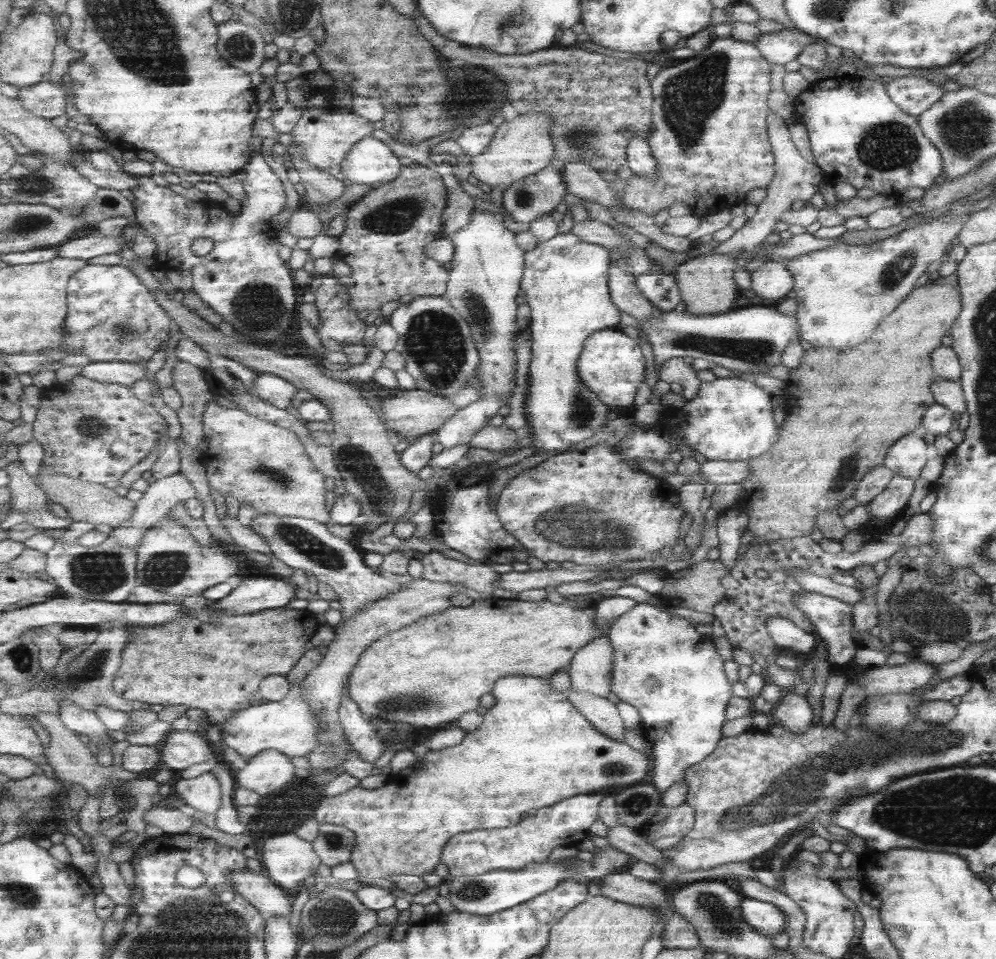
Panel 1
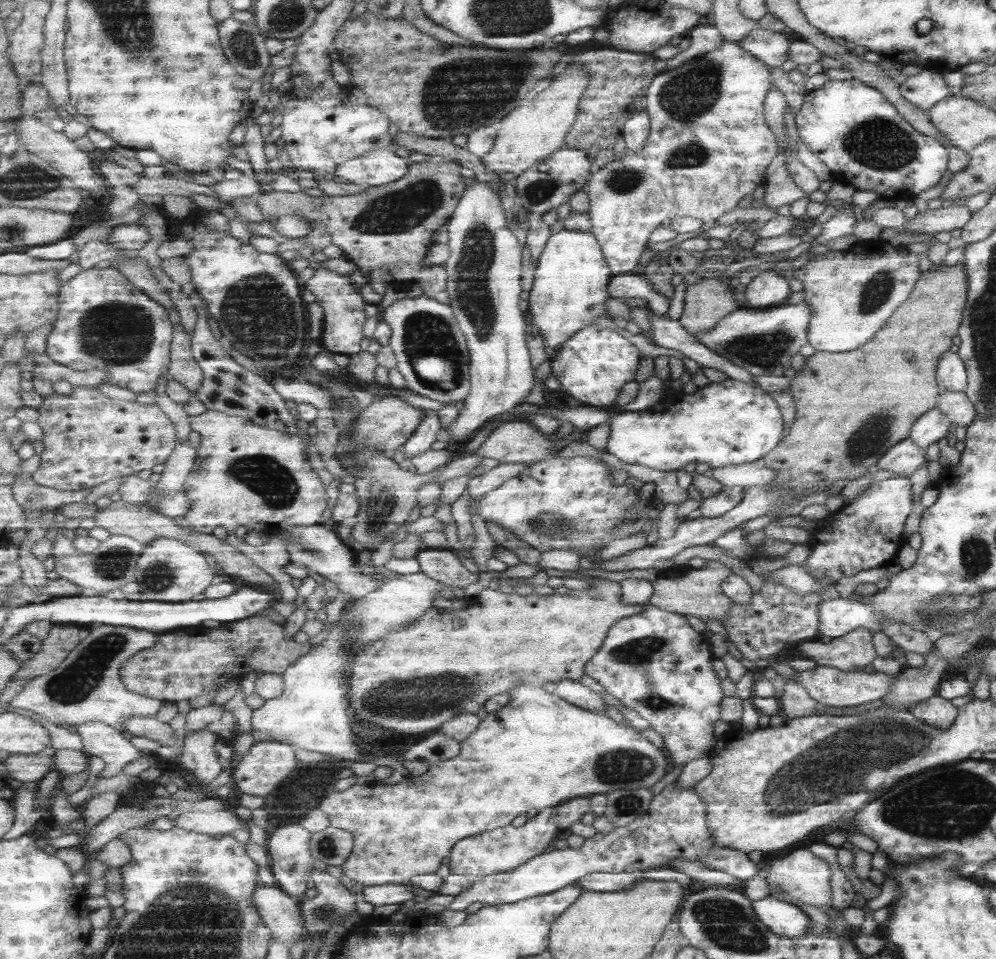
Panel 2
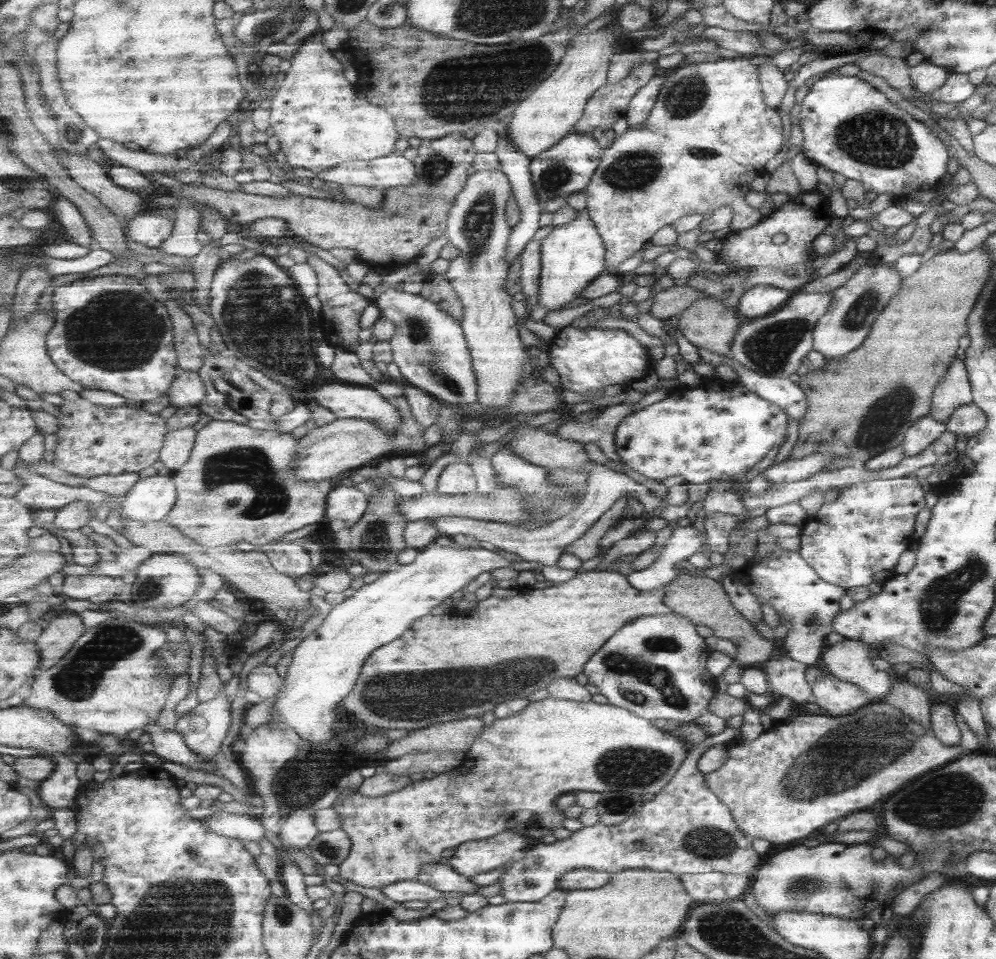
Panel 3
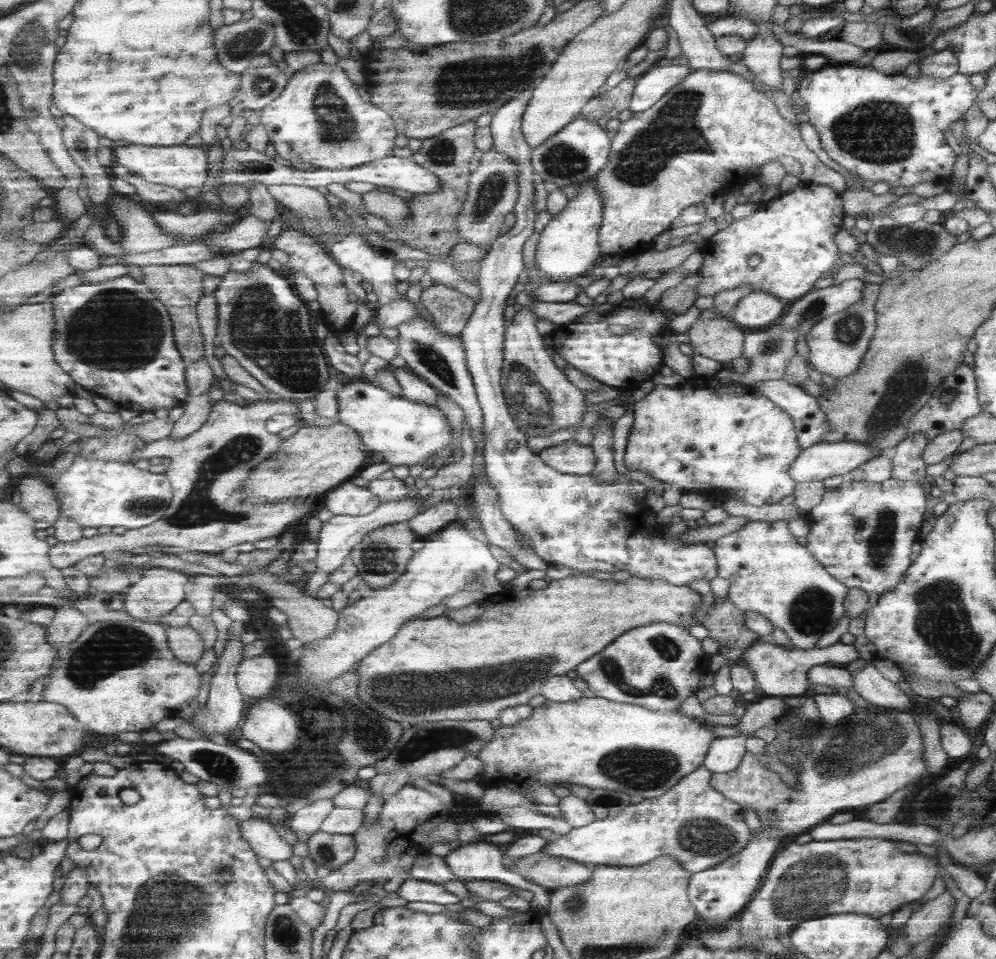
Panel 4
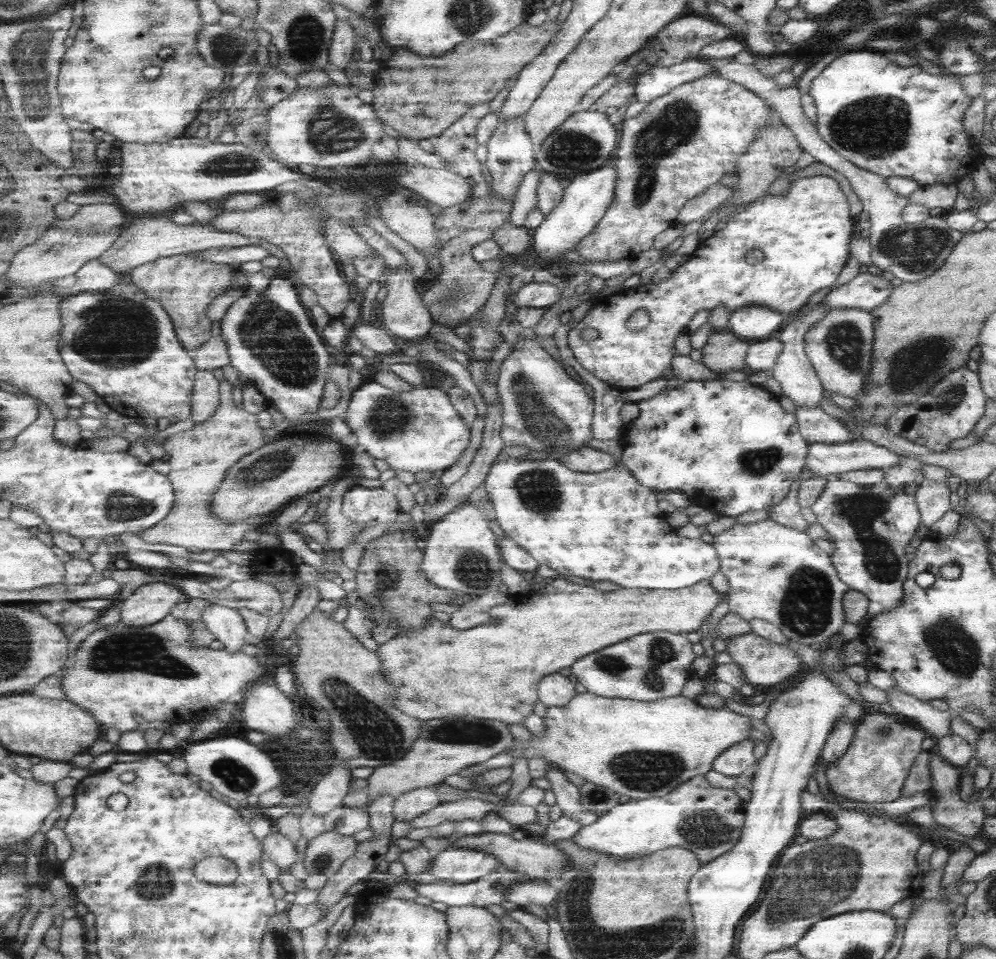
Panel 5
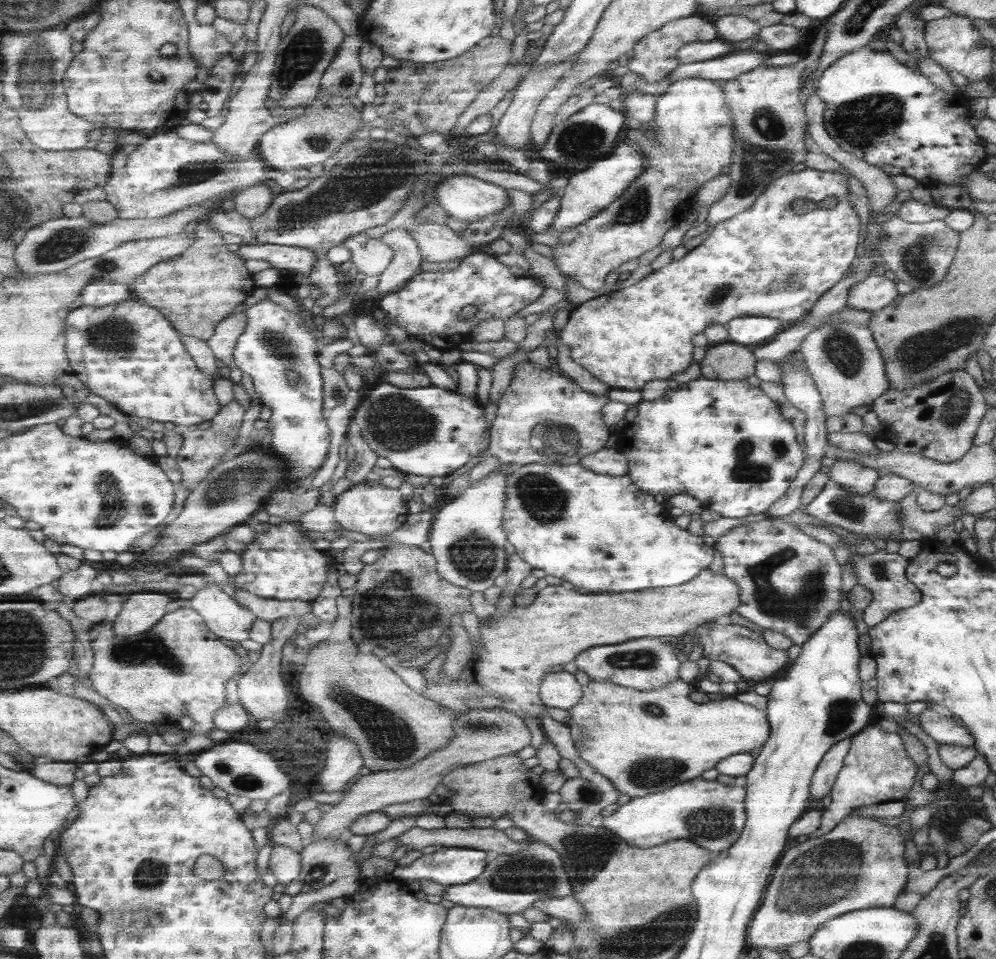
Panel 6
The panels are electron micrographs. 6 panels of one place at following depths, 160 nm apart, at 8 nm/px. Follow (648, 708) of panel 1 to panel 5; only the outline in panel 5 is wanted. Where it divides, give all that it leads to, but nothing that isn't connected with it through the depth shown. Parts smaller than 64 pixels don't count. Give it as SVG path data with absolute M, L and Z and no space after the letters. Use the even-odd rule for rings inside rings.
M659 630L638 634L627 641L609 646L597 654L589 654L571 667L572 674L586 690L609 698L630 698L654 701L679 695L683 682L689 678L689 664L695 656L691 644L681 634Z

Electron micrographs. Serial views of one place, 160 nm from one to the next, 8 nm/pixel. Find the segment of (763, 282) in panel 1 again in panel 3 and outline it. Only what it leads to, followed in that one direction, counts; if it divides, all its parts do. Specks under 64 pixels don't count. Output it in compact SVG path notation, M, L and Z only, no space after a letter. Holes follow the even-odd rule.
M758 283L743 291L734 307L741 321L764 317L781 307L792 292Z

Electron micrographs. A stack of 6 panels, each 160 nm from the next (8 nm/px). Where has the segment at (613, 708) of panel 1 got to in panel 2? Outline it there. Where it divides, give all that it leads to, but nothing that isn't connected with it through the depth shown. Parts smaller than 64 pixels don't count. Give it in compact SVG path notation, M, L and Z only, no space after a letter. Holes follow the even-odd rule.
M577 680L560 681L555 684L552 691L559 698L564 698L567 702L581 707L583 712L596 712L606 715L607 710L603 708L605 703L603 703L601 693L593 692L591 688L587 688Z

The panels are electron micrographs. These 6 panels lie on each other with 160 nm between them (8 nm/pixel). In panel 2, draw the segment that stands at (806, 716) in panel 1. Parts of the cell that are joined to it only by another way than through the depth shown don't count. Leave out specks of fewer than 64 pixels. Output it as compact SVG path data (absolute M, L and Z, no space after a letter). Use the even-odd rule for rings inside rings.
M784 682L782 694L777 696L779 713L790 719L815 715L815 702L805 689L795 682Z

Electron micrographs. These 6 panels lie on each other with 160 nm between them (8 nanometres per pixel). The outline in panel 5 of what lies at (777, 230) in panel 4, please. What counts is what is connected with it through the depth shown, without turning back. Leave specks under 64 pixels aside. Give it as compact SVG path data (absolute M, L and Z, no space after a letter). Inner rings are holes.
M817 175L797 178L790 182L785 194L764 195L751 202L744 210L728 218L725 226L702 239L689 259L670 271L661 282L638 285L623 289L607 297L594 300L594 305L575 328L568 332L568 346L578 363L597 378L622 390L643 386L650 380L663 376L673 358L673 340L687 326L691 316L699 310L711 310L722 306L727 314L743 306L767 306L779 314L791 314L807 304L809 296L821 288L829 288L850 255L851 233L856 228L855 220L849 216L847 198L832 177ZM747 250L759 250L761 260L755 264L745 262ZM645 309L649 322L642 330L631 330L627 326L629 316L637 310ZM594 329L598 336L595 340L585 341L581 330Z

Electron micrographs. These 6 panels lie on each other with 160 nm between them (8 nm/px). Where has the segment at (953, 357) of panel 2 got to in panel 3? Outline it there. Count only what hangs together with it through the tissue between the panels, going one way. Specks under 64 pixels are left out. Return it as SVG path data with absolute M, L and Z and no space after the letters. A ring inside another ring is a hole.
M953 359L944 377L935 385L930 398L930 407L926 416L945 425L950 414L958 406L971 404L970 384L965 365L959 359Z

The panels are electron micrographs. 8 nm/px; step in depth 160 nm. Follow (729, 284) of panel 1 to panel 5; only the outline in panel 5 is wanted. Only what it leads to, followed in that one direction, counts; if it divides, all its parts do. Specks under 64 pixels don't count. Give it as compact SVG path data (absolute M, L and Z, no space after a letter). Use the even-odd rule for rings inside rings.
M727 330L713 332L700 349L700 363L714 373L741 371L741 368L745 368L747 347L743 339L731 335Z

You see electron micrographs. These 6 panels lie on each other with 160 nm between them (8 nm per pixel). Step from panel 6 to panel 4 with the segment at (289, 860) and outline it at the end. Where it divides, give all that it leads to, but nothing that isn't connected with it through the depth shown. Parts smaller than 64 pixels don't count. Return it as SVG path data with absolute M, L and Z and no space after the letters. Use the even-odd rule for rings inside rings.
M256 816L246 822L239 822L239 824L244 837L259 856L268 858L272 862L292 858L294 845L281 838L273 824Z

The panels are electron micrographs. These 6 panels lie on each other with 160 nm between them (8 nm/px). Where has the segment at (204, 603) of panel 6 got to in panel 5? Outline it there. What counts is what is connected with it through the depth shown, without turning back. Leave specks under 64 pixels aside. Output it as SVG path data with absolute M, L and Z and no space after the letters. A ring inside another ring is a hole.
M211 604L209 608L205 608L202 622L213 634L215 640L224 645L227 652L239 652L250 638L245 620L239 610Z

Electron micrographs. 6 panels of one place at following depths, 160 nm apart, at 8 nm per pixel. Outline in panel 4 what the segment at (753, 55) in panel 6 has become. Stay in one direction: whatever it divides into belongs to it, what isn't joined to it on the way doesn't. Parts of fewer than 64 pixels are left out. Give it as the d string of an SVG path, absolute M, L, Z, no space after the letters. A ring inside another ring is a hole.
M655 66L645 70L639 77L629 110L634 114L644 112L661 99L669 89L689 75L687 66Z

